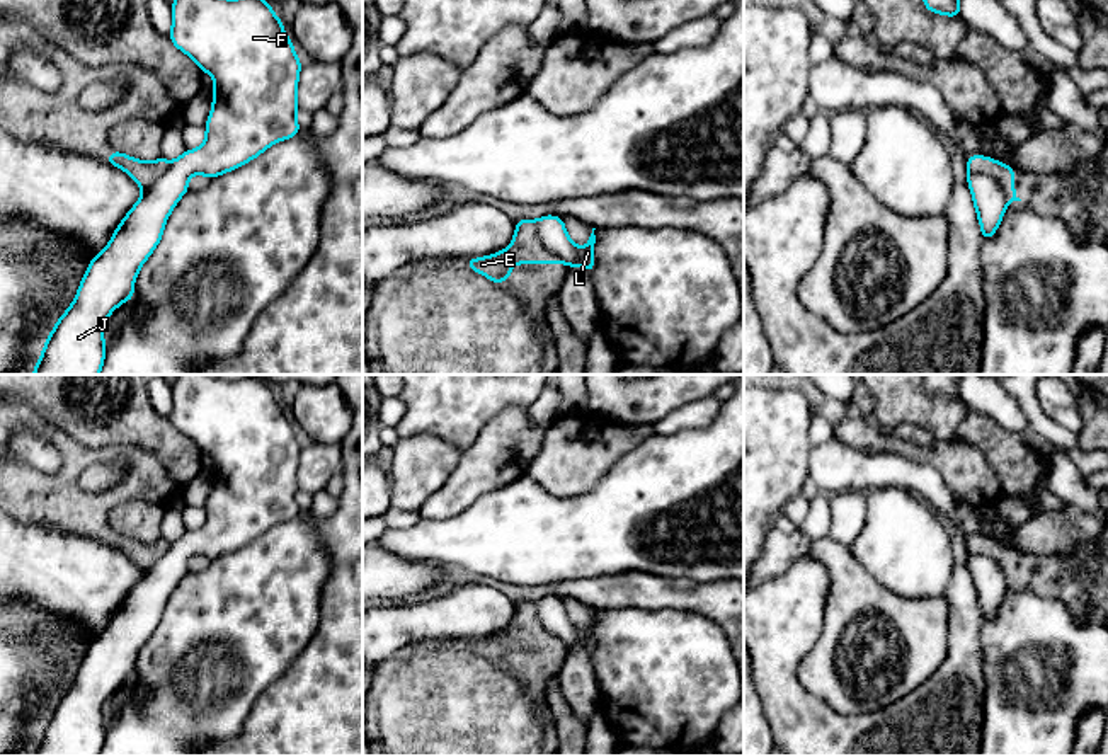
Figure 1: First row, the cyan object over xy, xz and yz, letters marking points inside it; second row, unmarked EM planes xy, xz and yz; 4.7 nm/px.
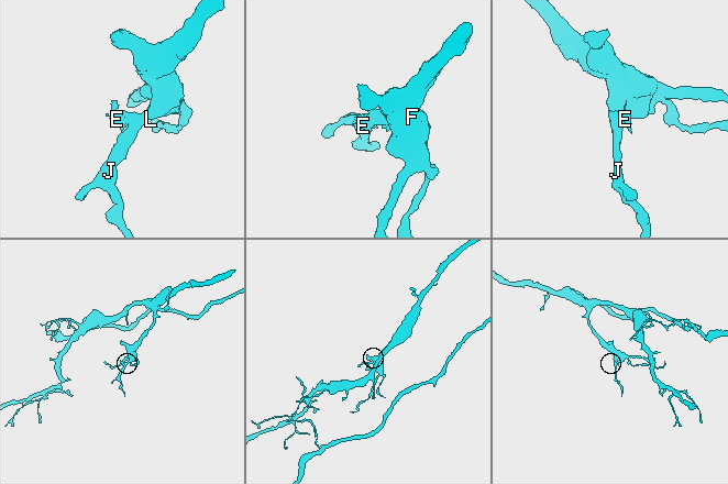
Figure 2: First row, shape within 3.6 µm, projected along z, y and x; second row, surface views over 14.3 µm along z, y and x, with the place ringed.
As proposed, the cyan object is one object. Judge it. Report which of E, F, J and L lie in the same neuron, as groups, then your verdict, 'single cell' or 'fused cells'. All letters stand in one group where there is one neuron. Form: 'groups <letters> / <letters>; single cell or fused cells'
groups E / F J L; fused cells

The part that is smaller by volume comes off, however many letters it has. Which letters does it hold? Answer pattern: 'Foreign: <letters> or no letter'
Foreign: E

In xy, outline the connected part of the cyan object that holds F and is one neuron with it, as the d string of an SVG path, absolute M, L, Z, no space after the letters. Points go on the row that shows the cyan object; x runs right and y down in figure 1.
M174 0L170 41L203 70L214 78L213 107L204 124L206 140L196 150L186 150L179 158L168 162L167 170L146 189L136 204L117 225L111 242L102 252L94 255L78 286L73 303L54 324L32 375L99 375L107 351L102 324L124 301L133 300L134 278L145 261L153 254L162 240L168 215L177 201L189 191L189 177L203 174L214 179L231 172L259 157L277 141L296 136L301 128L294 117L298 107L296 90L301 61L294 53L291 39L286 36L281 19L272 12L267 0Z

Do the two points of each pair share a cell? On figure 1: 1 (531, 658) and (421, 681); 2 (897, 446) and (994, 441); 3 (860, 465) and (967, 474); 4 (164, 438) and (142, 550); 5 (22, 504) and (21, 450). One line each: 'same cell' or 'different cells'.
1: same cell
2: different cells
3: different cells
4: different cells
5: different cells

